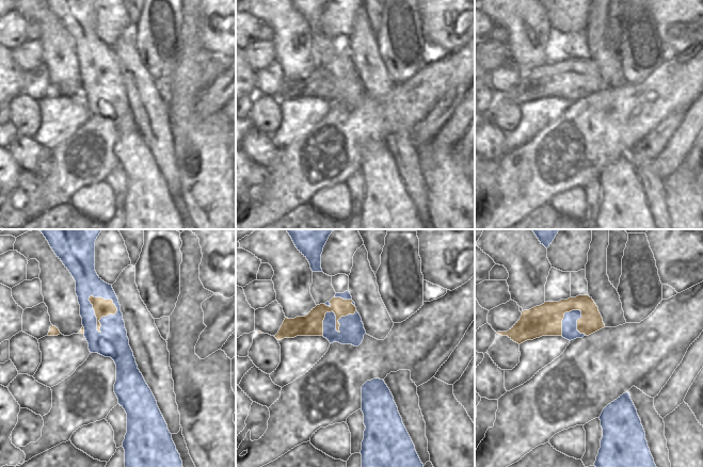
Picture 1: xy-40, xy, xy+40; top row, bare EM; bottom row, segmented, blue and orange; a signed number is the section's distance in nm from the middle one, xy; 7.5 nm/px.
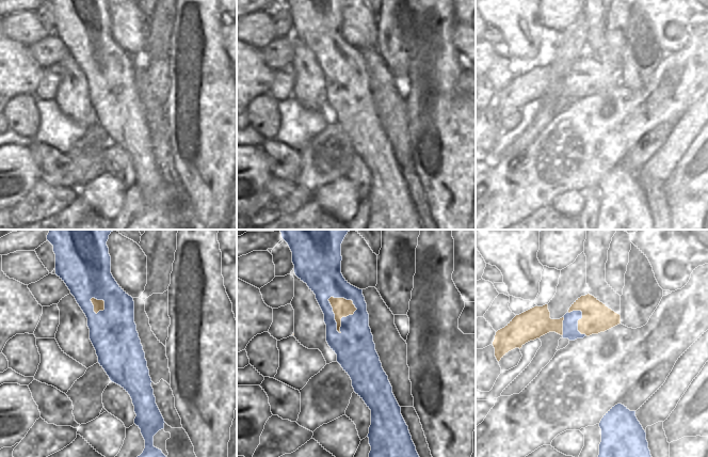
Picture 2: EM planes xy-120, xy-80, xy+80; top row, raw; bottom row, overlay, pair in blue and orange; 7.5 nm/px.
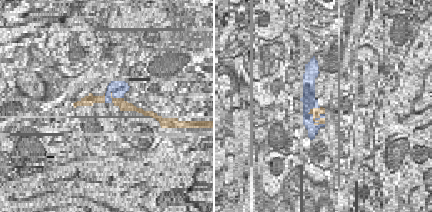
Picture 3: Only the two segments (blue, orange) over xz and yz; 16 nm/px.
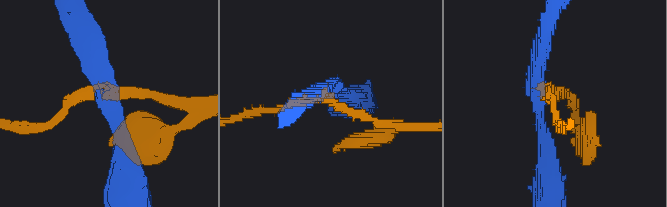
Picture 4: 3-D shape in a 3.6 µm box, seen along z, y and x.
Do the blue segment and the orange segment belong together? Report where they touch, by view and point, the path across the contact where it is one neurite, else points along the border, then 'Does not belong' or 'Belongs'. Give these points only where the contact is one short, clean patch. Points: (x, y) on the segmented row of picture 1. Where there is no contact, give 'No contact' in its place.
Touches blue at xy-40 (94, 313). Does not belong

